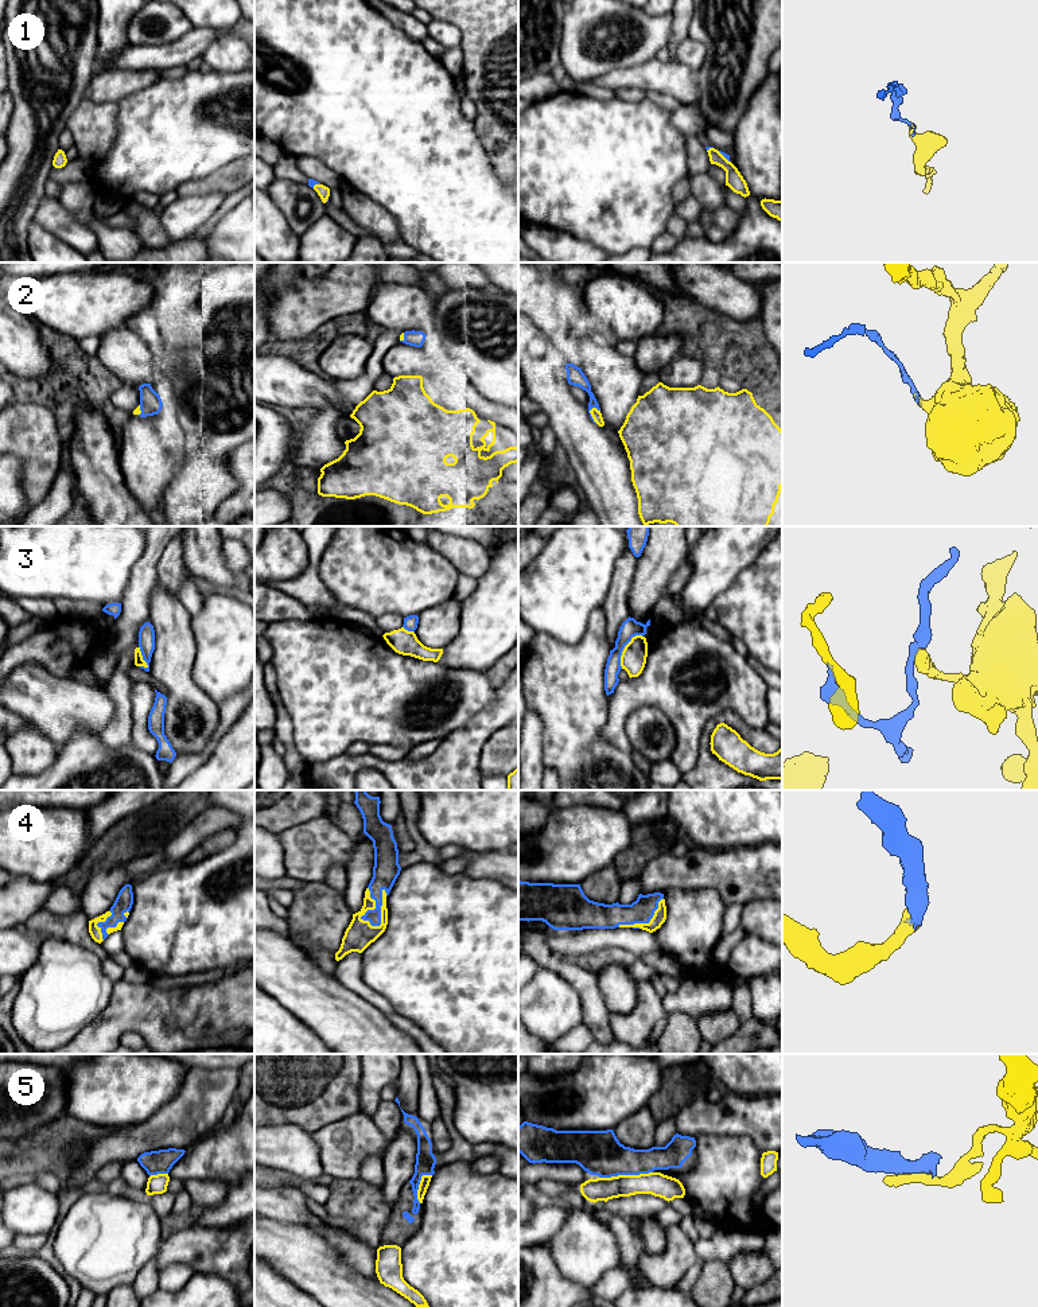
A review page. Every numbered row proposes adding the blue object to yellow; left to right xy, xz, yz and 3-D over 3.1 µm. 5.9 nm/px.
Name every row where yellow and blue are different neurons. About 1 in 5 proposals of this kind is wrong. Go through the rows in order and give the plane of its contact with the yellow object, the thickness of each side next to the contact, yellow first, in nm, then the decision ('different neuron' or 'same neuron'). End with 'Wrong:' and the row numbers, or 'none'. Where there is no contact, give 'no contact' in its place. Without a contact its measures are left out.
1: yz | 100/30 nm | same neuron
2: yz | 60/100 nm | same neuron
3: yz | 150/110 nm | different neuron
4: xz | 170/160 nm | same neuron
5: yz | 140/280 nm | different neuron
Wrong: 3, 5

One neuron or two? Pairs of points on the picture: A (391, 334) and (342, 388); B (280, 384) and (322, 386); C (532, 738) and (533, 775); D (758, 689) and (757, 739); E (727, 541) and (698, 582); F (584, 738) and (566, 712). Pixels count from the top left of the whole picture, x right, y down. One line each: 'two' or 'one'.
A: one
B: one
C: one
D: two
E: one
F: one

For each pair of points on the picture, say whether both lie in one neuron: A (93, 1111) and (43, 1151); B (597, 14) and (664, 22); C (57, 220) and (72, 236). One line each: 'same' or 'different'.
A: different
B: same
C: same

